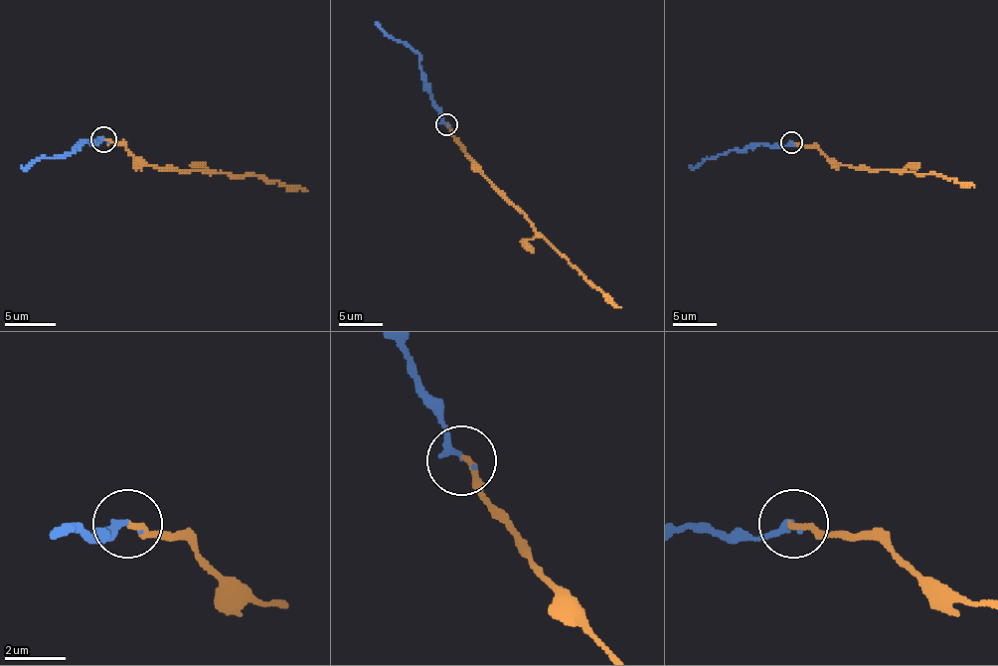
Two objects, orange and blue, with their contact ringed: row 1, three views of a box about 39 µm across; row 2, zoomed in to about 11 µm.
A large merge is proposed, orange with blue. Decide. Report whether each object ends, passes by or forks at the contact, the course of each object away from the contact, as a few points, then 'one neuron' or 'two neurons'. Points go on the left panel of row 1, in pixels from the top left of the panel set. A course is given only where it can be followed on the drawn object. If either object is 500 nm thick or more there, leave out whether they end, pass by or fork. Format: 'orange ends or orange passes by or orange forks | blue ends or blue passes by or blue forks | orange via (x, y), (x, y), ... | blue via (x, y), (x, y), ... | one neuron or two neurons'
orange ends | blue ends | orange via (102, 139), (120, 142), (136, 157), (164, 170), (261, 175), (307, 191) | blue via (102, 139), (84, 139), (78, 147), (73, 147), (73, 152), (42, 157), (26, 168), (21, 165) | one neuron

